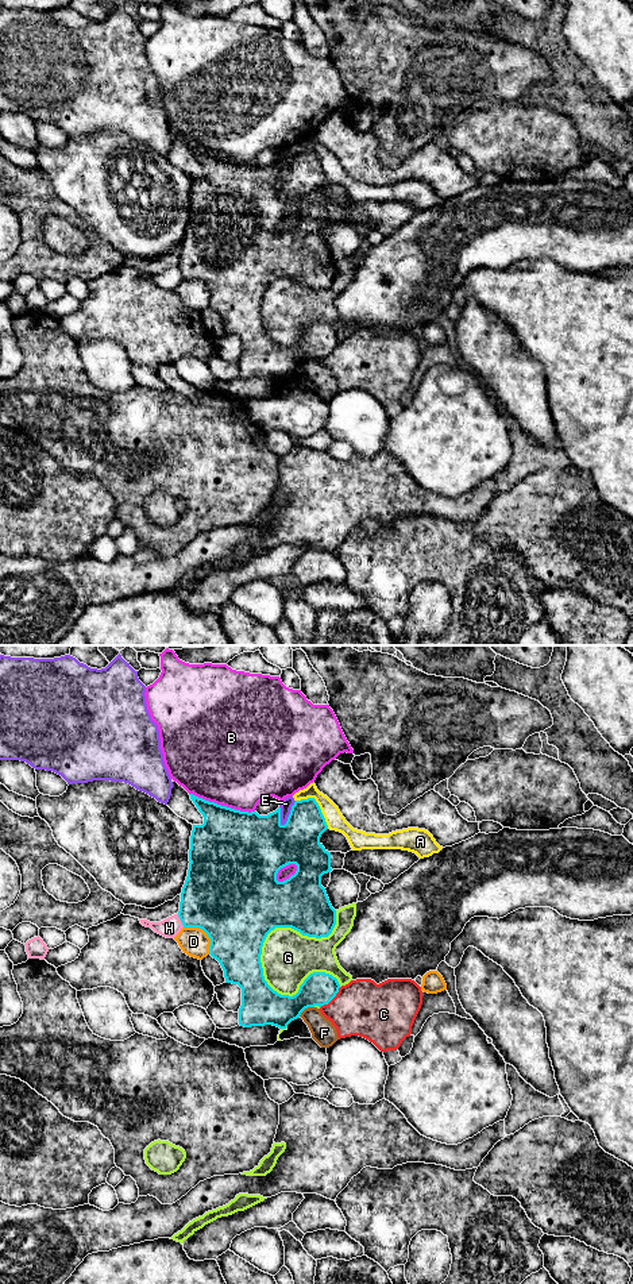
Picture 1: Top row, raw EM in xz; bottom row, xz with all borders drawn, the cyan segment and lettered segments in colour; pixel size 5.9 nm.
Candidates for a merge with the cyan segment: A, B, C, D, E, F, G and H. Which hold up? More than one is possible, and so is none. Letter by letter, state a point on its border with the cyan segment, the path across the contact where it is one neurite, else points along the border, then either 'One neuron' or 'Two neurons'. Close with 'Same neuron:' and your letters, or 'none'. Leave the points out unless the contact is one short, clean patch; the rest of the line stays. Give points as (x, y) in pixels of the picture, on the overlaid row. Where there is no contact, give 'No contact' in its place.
A: Touches cyan at xz (317, 805). Two neurons
B: Touches cyan at xz (220, 805). Two neurons
C: Touches cyan at xz (331, 999). Two neurons
D: Touches cyan at xz (205, 932). Two neurons
E: Touches cyan at xz (289, 814). Two neurons
F: Touches cyan at xz (305, 1007). Boundary: xz (313, 1006), (308, 1006), (298, 1015). Two neurons
G: Touches cyan at xz (281, 926). Two neurons
H: Touches cyan at xz (181, 921). Two neurons
Same neuron: none

